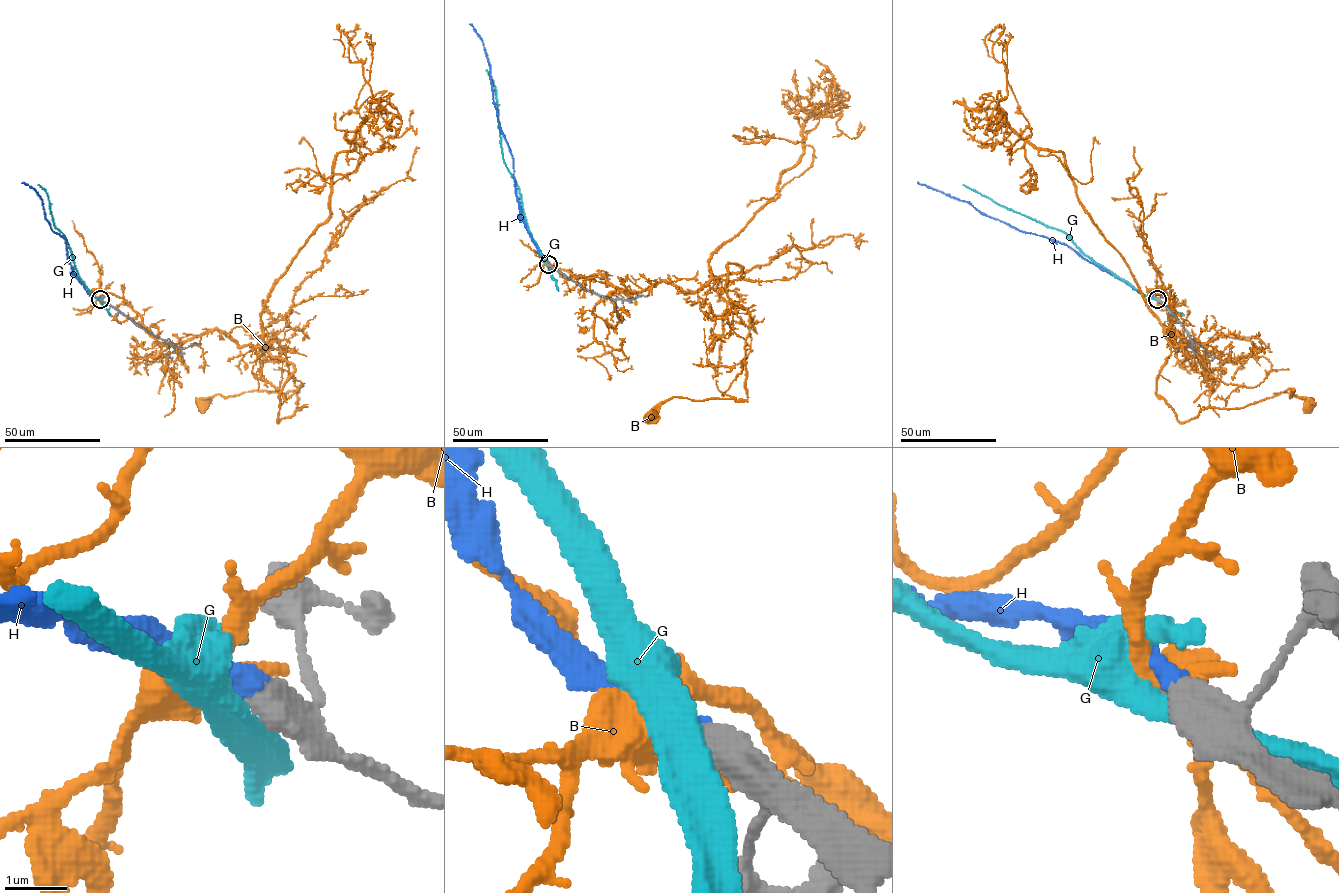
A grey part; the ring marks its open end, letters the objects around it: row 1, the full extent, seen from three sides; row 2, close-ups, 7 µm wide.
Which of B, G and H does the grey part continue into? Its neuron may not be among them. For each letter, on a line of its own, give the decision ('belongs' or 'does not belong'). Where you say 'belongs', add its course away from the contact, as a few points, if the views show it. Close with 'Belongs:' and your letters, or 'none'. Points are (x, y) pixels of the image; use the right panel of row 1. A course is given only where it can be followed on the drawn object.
B: does not belong
G: does not belong
H: belongs; it runs (1157, 299), (1135, 290), (1066, 245), (1024, 232), (983, 215), (969, 203), (917, 183)
Belongs: H

